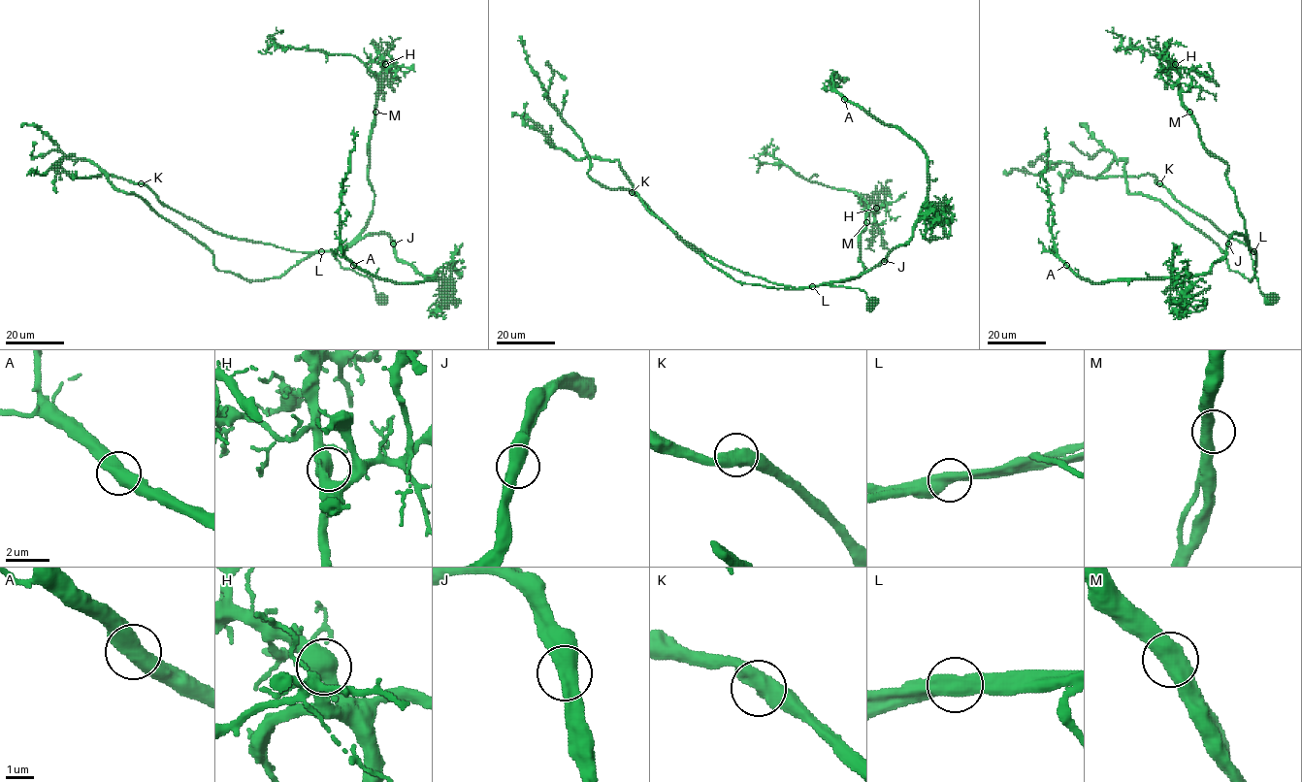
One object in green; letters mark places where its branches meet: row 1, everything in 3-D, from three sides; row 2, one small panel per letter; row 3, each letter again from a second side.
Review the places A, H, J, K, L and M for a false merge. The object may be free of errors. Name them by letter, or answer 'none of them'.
L

